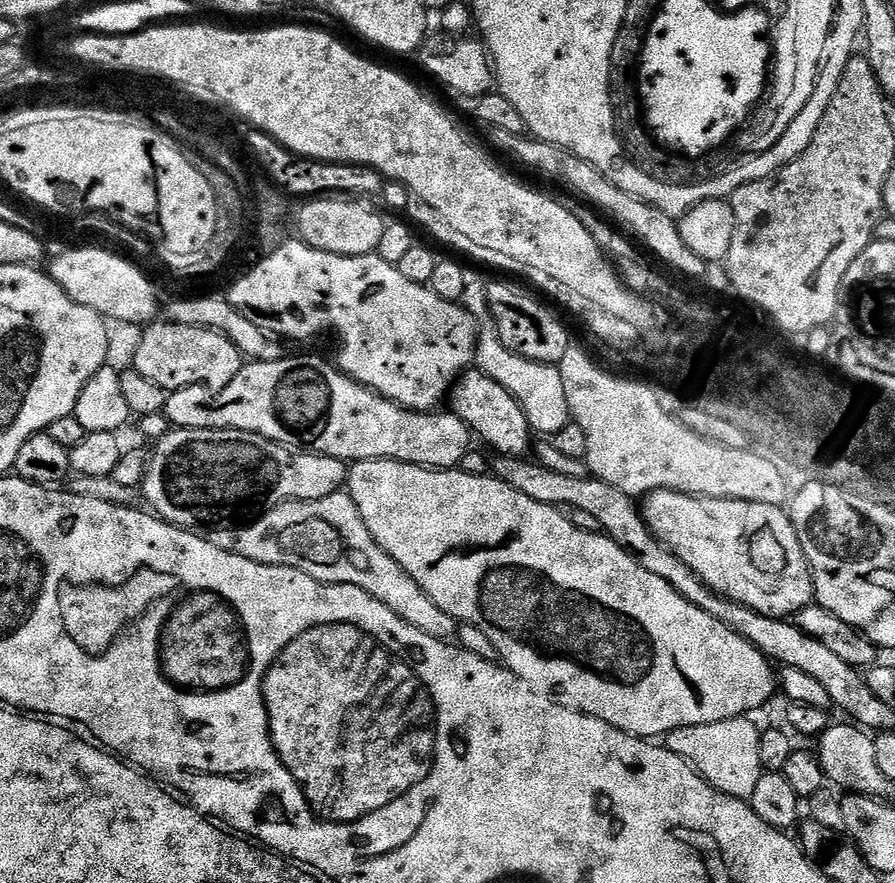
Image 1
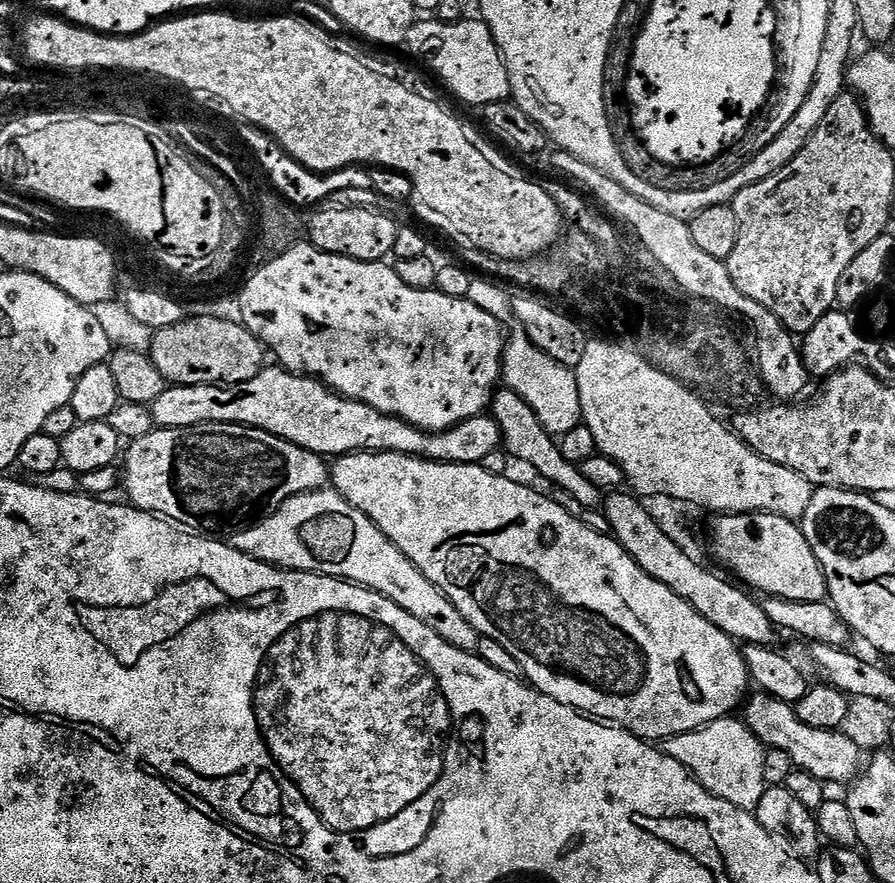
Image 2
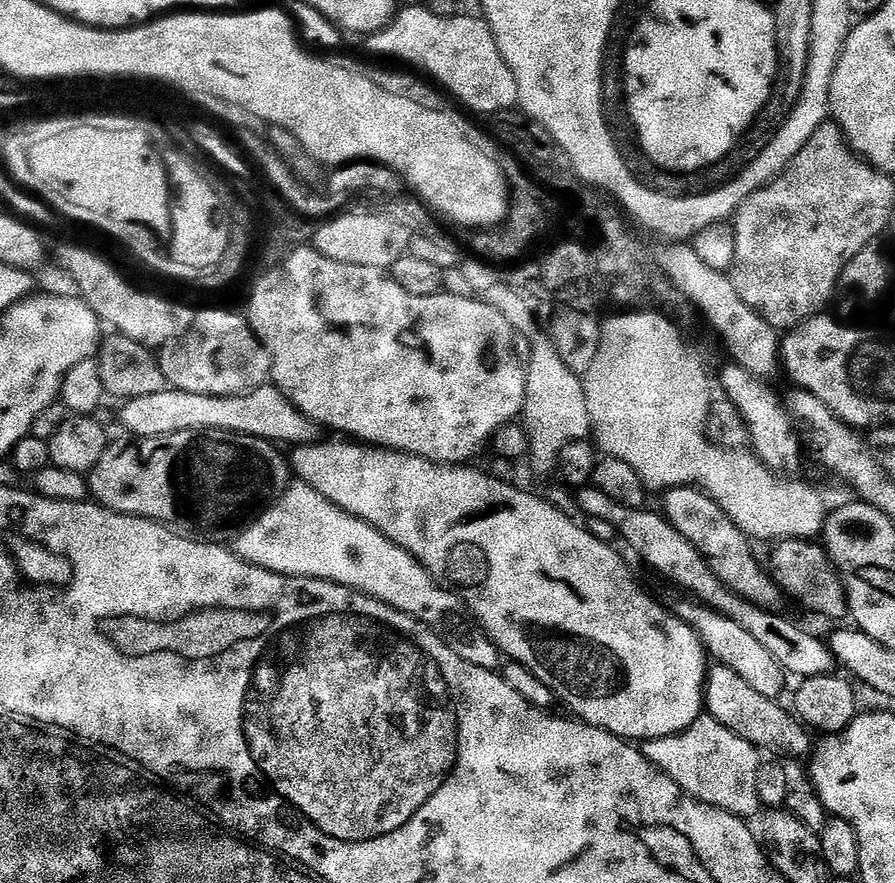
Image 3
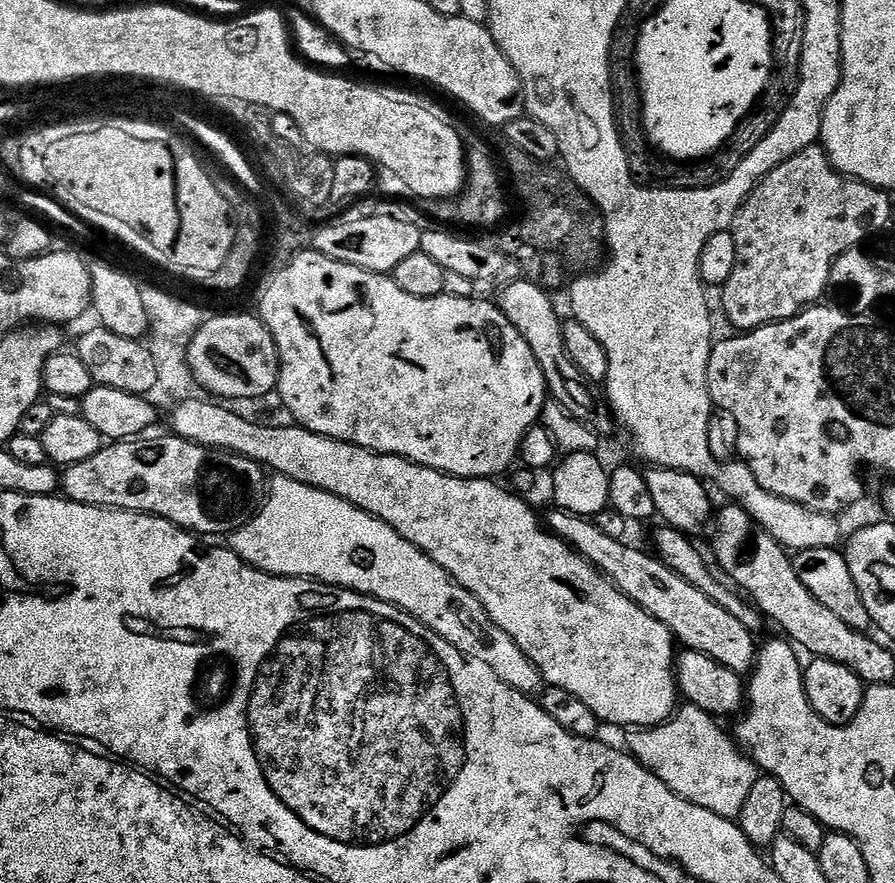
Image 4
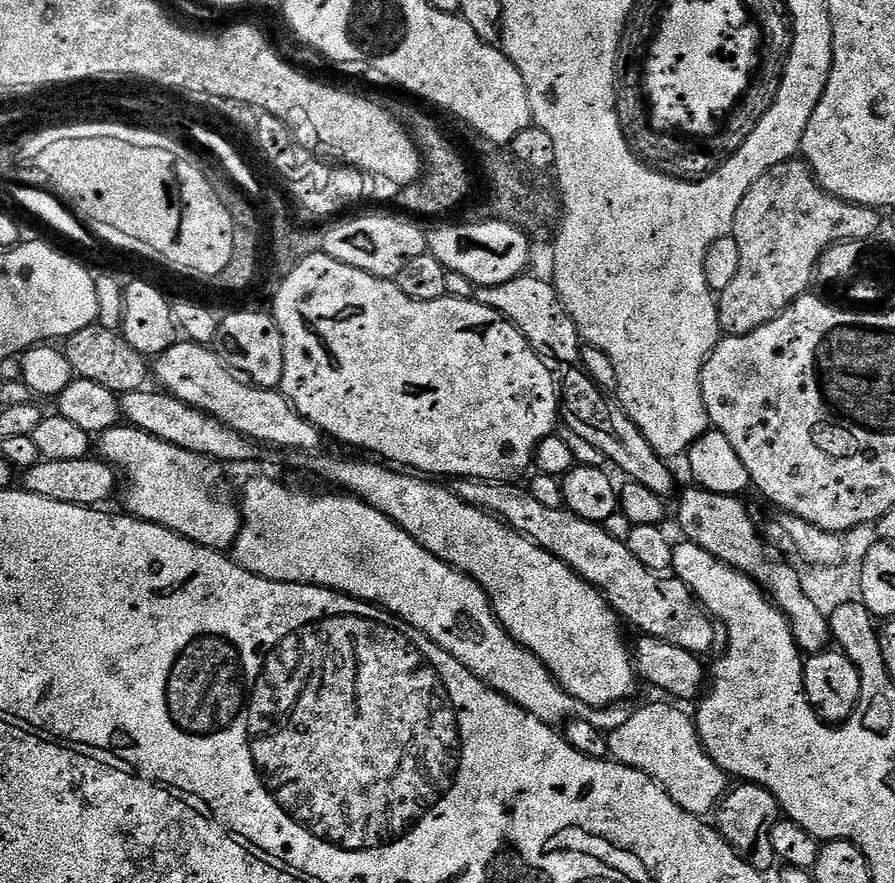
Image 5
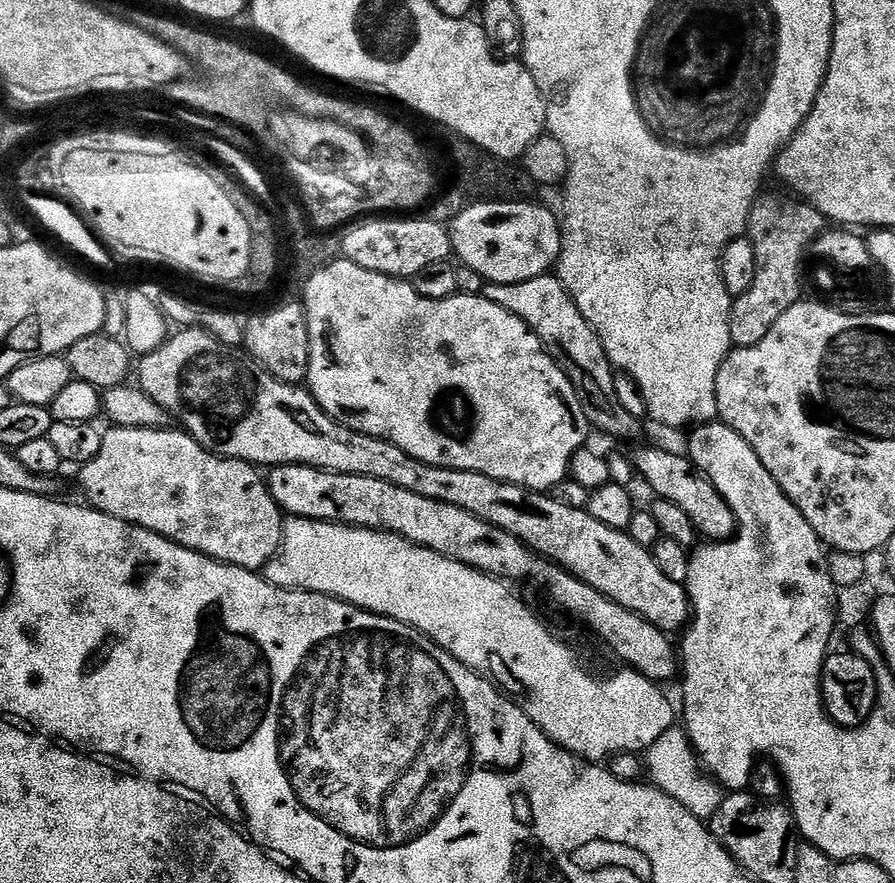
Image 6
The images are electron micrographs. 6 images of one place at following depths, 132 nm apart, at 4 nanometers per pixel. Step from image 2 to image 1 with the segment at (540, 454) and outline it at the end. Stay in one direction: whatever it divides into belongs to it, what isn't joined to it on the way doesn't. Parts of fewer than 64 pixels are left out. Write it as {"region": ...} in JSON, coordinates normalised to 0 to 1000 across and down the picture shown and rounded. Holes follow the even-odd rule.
{"region":[[[535,419],[520,421],[503,445],[503,458],[504,453],[503,465],[505,470],[516,473],[516,478],[523,481],[528,495],[536,497],[537,494],[551,507],[551,513],[582,519],[591,515],[597,503],[597,490],[594,484],[590,481],[588,469],[574,451],[574,446],[570,446],[570,442],[565,442],[565,437],[556,437],[556,433],[552,433],[552,428],[547,428],[547,424]]]}

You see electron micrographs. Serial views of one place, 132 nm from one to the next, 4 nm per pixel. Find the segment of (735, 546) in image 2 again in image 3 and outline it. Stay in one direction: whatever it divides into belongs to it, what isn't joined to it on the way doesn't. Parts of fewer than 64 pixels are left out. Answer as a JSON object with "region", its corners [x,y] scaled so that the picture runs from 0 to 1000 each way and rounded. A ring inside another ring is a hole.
{"region":[[[874,612],[864,621],[867,622],[863,625],[861,647],[867,660],[884,678],[886,675],[901,687],[912,693],[922,693],[930,702],[939,702],[949,696],[947,673],[942,656],[915,615],[907,612]]]}

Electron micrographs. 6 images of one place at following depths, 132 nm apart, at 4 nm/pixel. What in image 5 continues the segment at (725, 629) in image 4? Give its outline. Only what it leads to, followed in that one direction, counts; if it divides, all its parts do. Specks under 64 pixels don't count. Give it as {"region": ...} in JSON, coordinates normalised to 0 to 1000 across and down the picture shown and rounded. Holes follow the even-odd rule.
{"region":[[[517,541],[511,542],[507,548],[507,556],[509,562],[516,564],[522,571],[528,571],[531,575],[537,575],[540,580],[549,580],[551,584],[563,590],[564,593],[570,595],[577,602],[582,602],[585,607],[589,607],[590,610],[597,613],[597,615],[602,621],[610,622],[611,625],[617,625],[619,629],[629,636],[632,641],[637,641],[642,646],[644,649],[648,651],[657,661],[663,661],[665,666],[673,672],[673,674],[679,680],[684,689],[688,693],[689,698],[696,700],[698,703],[702,702],[712,711],[712,717],[718,718],[721,720],[728,720],[733,725],[741,725],[744,729],[752,729],[758,732],[762,736],[768,738],[777,738],[779,741],[788,741],[800,729],[800,711],[802,716],[802,707],[799,701],[789,692],[785,684],[779,680],[778,674],[771,669],[770,666],[764,663],[764,660],[758,656],[754,651],[751,650],[739,650],[736,648],[728,648],[717,636],[713,636],[713,632],[708,630],[702,622],[698,613],[692,612],[691,609],[682,609],[682,605],[677,605],[677,600],[669,593],[659,591],[658,589],[651,589],[646,587],[640,582],[640,580],[631,578],[629,574],[626,575],[616,575],[612,571],[607,571],[599,562],[593,562],[590,557],[584,557],[583,554],[577,553],[575,547],[572,546],[551,546],[549,544],[520,544]]]}

